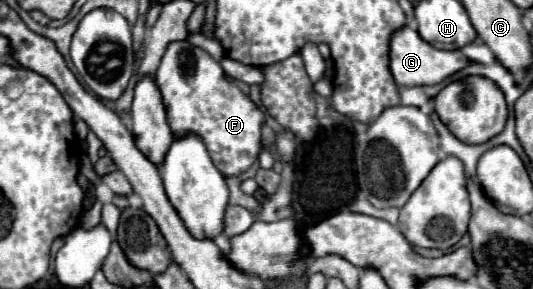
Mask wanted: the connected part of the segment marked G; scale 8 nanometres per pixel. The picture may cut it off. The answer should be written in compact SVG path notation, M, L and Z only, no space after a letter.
M404 25L396 29L390 37L390 73L396 81L396 85L434 85L450 77L452 73L460 71L468 65L468 59L462 55L462 51L442 51L426 43L416 29Z

